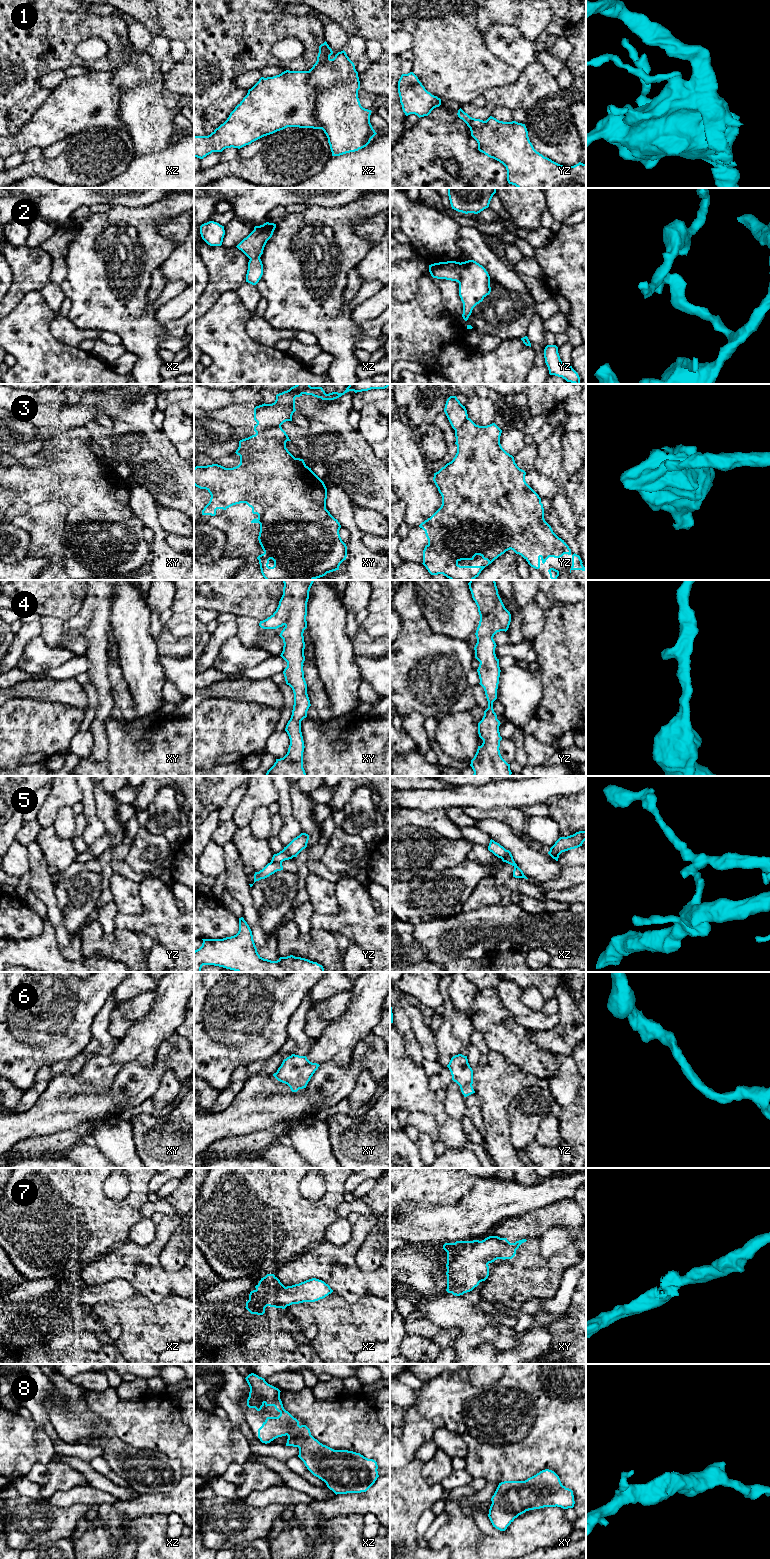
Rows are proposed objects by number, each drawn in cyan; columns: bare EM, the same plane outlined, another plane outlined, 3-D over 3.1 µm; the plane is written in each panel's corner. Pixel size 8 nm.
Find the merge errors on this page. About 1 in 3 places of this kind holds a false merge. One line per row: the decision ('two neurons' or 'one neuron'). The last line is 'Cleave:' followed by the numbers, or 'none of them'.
1: one neuron
2: two neurons
3: two neurons
4: one neuron
5: two neurons
6: one neuron
7: one neuron
8: one neuron
Cleave: 2, 3, 5

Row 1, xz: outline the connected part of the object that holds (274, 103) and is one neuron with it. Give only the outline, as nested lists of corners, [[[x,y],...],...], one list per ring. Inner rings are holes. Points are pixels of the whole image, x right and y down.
[[[325,41],[319,46],[317,61],[309,71],[286,70],[273,77],[261,77],[223,124],[208,136],[194,136],[194,157],[203,159],[226,148],[240,149],[287,127],[322,129],[332,156],[366,147],[377,133],[370,123],[372,111],[363,108],[358,98],[358,72],[344,50],[333,59],[332,54]]]

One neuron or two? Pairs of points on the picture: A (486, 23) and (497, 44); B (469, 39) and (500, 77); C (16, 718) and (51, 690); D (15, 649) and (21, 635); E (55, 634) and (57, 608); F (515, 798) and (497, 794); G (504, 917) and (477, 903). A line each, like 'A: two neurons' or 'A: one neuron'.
A: two neurons
B: one neuron
C: two neurons
D: one neuron
E: two neurons
F: one neuron
G: two neurons

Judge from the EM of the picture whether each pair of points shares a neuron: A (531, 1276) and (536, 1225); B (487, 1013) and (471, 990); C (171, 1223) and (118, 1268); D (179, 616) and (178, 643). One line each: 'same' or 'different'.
A: same
B: different
C: same
D: different

